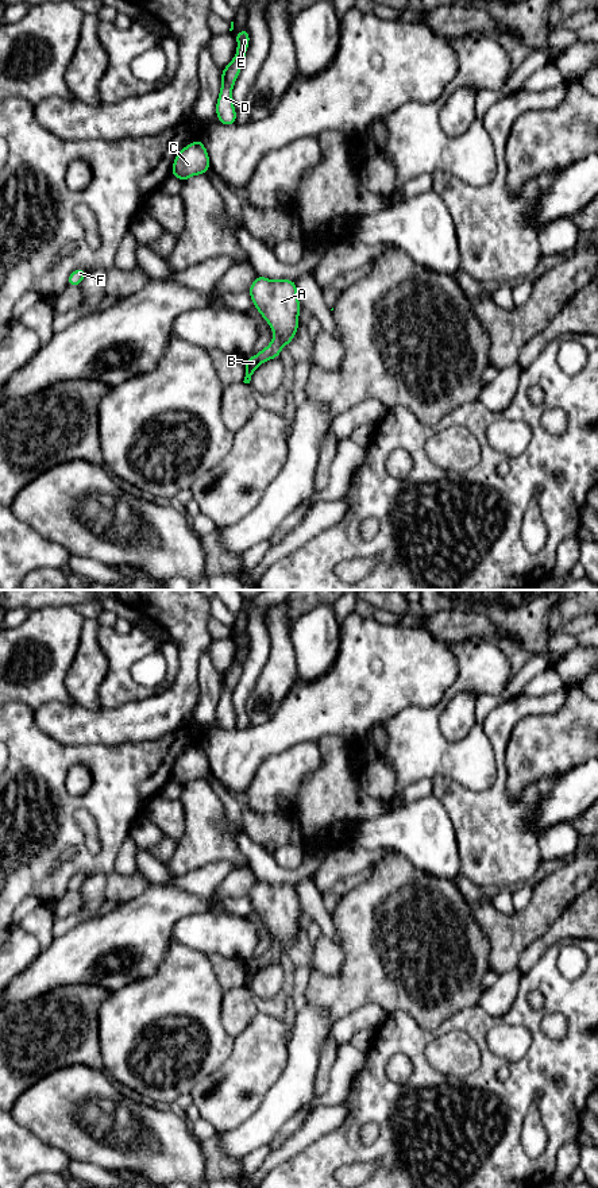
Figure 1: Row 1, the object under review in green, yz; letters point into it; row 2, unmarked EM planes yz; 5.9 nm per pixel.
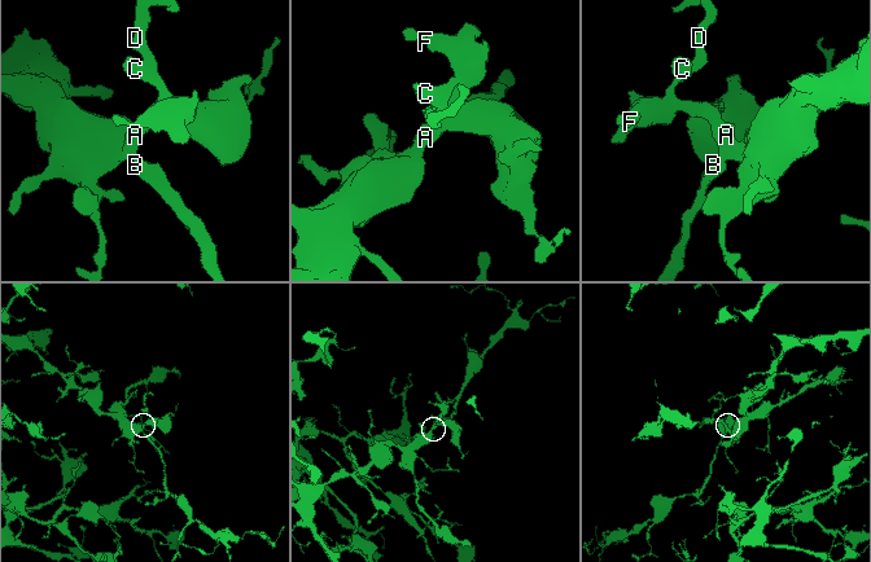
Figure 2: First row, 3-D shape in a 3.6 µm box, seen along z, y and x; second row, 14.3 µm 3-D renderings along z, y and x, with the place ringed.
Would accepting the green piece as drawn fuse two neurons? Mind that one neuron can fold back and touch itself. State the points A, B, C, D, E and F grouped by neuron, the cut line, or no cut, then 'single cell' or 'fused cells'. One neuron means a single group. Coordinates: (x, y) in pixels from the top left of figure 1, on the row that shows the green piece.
groups A B C D E F; cut none; single cell

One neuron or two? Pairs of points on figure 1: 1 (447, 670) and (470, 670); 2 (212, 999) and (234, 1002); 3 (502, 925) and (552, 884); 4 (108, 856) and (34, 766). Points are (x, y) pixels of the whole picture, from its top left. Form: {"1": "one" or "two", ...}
{"1": "two", "2": "two", "3": "one", "4": "one"}

